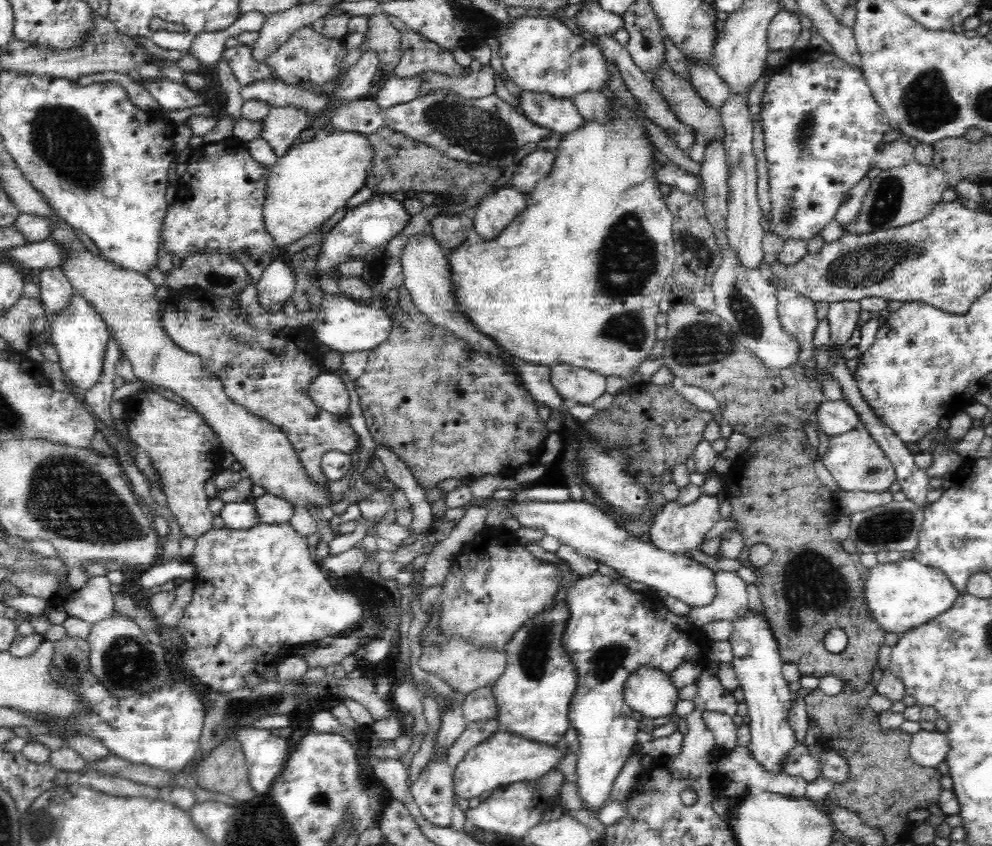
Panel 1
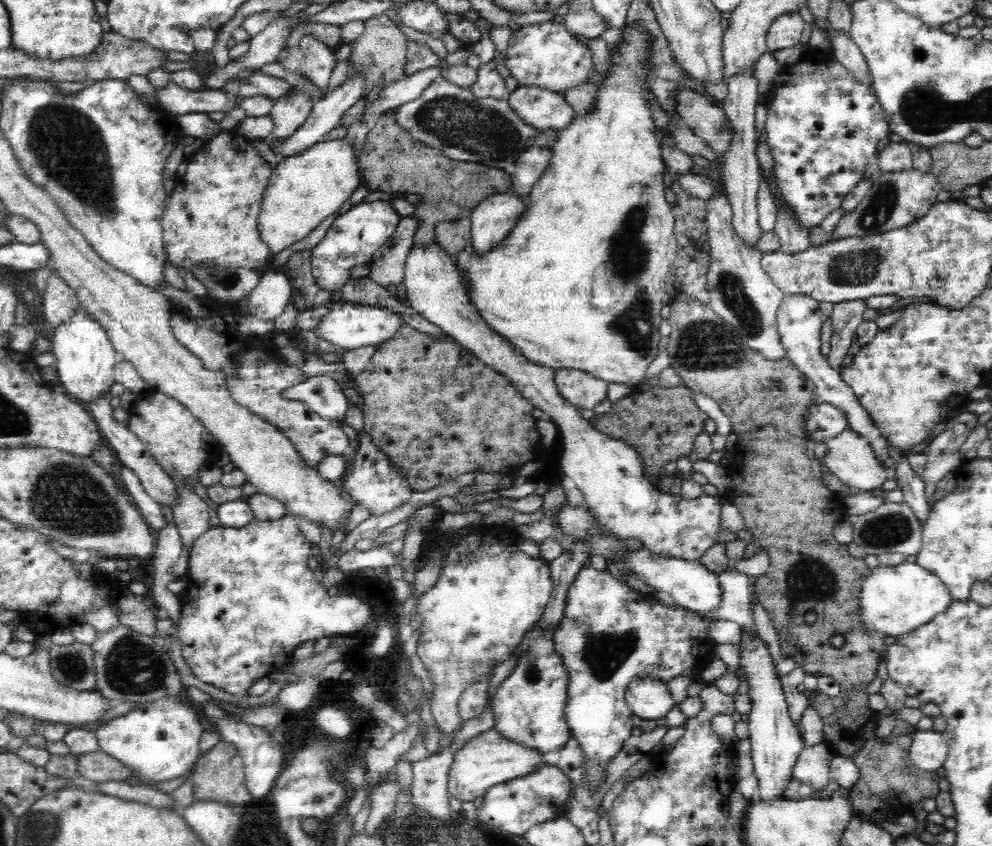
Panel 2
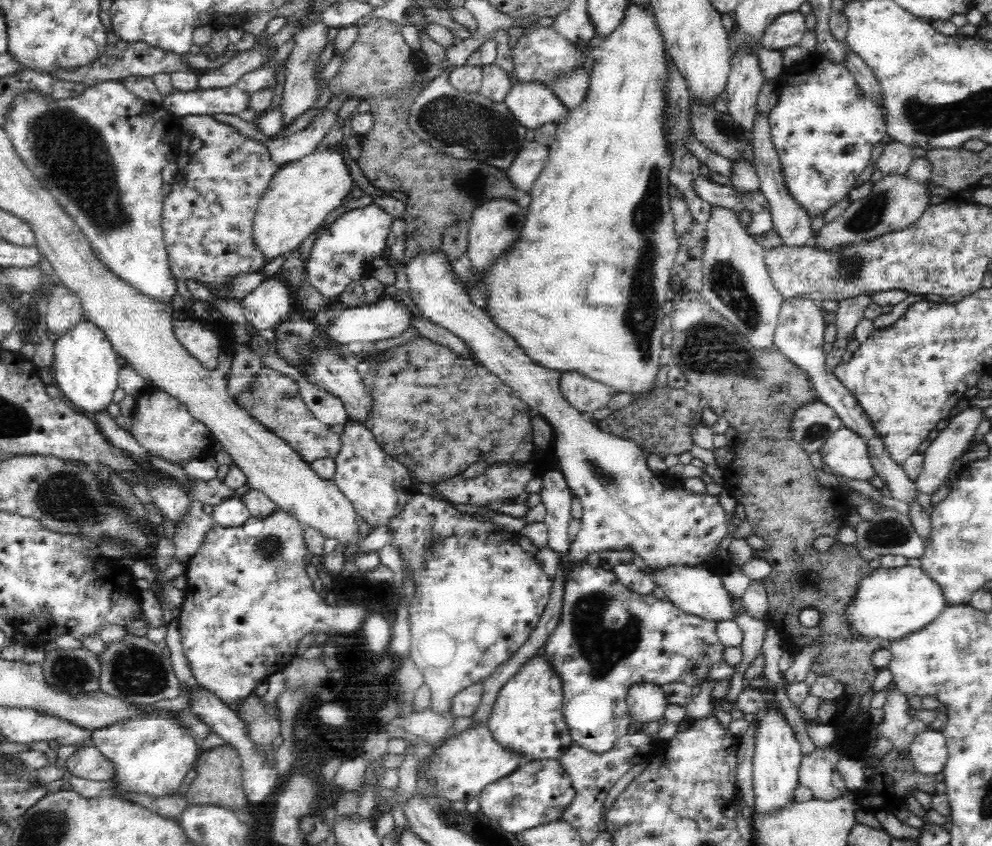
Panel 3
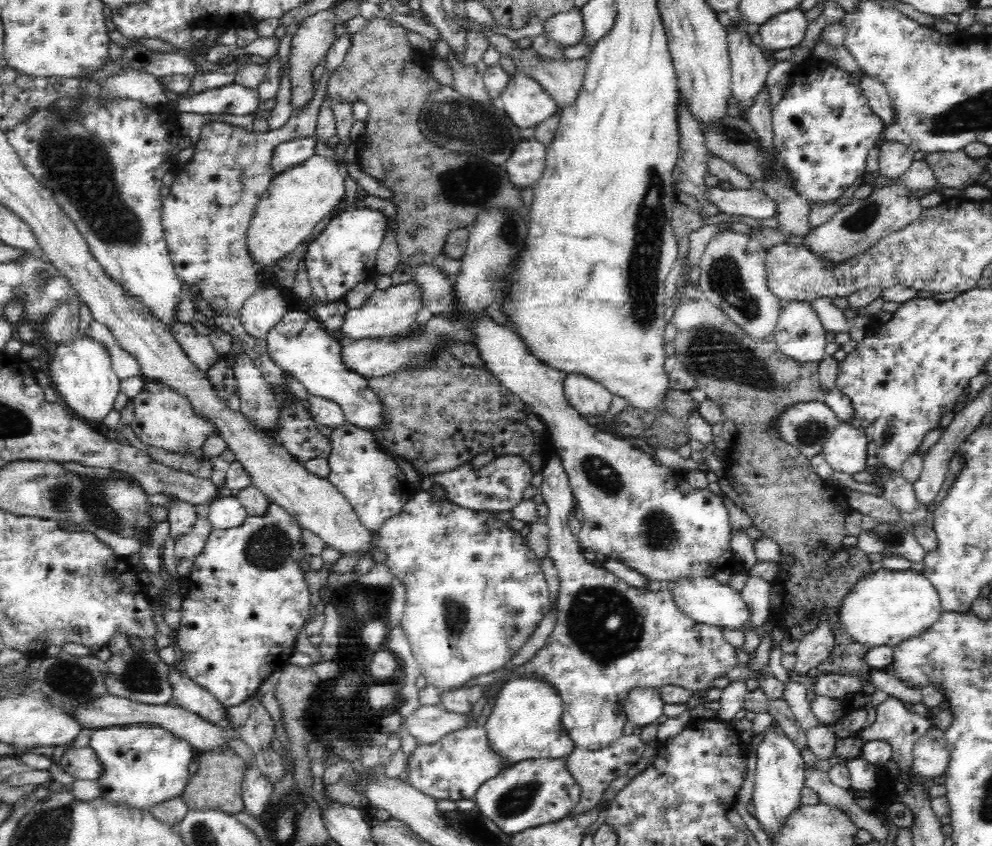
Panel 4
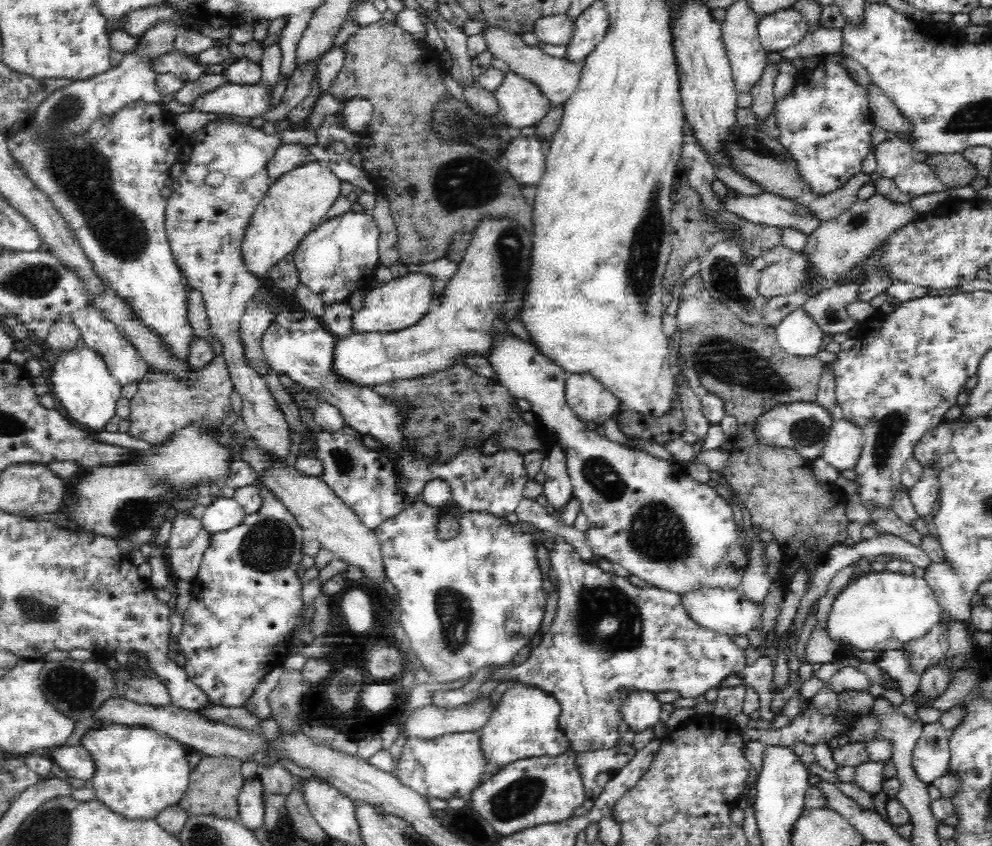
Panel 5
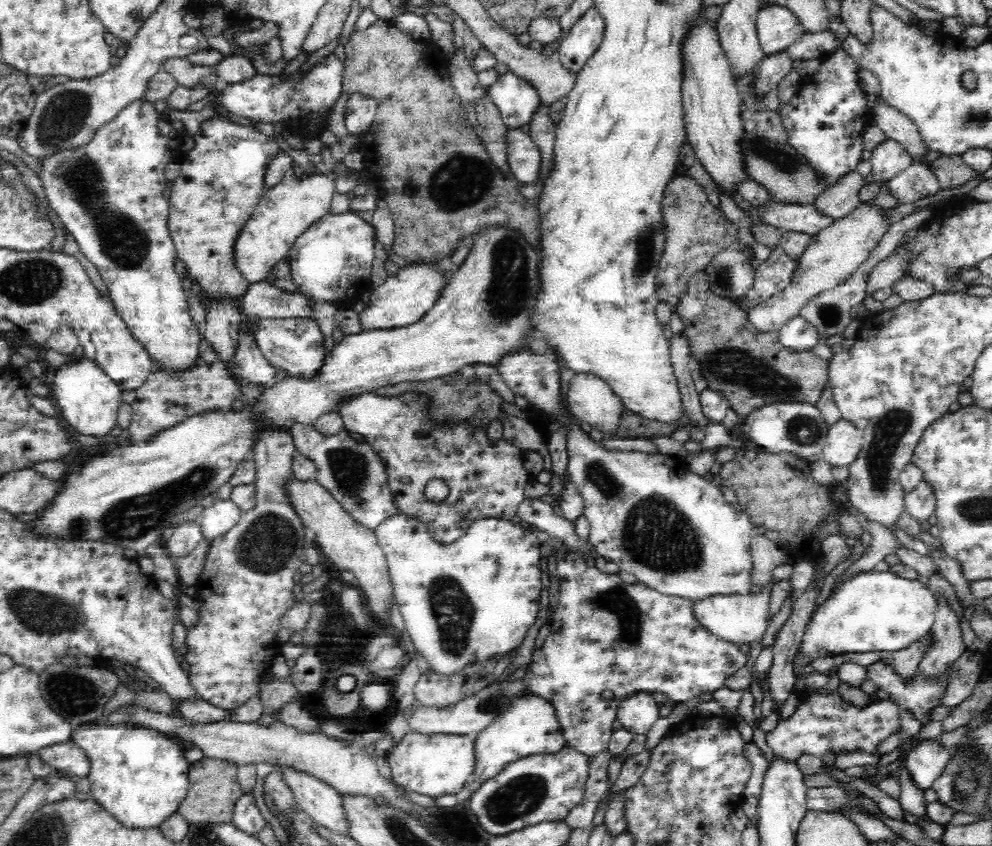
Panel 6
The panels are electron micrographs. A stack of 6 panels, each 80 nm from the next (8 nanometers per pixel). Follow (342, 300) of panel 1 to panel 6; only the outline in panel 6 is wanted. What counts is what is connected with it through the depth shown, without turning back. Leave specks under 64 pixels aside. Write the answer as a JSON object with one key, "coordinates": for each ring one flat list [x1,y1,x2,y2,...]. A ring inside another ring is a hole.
{"coordinates":[[434,262,410,263,400,268,396,274,388,275,382,285,373,288,369,306,358,314,364,330,400,328,414,324,433,307,447,284,445,279,446,274]]}

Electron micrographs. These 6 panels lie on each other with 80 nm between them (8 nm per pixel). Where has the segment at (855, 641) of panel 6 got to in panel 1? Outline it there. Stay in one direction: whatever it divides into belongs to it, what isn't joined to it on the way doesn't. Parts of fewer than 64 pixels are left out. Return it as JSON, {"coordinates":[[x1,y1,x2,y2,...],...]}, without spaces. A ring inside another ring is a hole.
{"coordinates":[[902,559,896,563,878,563,869,569,864,582,864,603,871,617,886,633,901,635,930,622,955,603,959,592,939,568,928,567,918,560]]}

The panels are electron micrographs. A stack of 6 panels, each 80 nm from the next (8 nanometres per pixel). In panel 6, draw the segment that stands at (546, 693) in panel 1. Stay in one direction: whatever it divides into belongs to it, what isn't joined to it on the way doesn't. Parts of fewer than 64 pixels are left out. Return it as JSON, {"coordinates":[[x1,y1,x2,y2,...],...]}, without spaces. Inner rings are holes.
{"coordinates":[[531,692,516,696,504,712,500,712,482,732,474,736,474,740,475,764,471,776,468,776,462,790,457,793,459,800,469,799,484,781,495,777,511,762,540,752,552,754,565,745,552,703]]}

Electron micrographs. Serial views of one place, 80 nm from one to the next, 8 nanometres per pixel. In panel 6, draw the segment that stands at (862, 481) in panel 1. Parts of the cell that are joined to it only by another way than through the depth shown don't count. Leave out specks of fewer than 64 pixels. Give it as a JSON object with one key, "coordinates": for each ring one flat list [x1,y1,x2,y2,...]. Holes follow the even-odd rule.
{"coordinates":[[838,420,829,427,823,449,824,458,832,467,847,467,858,457,862,444,863,433,859,428,848,420]]}

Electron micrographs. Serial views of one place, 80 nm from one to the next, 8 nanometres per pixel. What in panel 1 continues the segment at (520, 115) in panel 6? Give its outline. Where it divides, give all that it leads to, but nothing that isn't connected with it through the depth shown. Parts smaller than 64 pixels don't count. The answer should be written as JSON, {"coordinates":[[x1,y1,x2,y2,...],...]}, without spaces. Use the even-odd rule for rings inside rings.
{"coordinates":[[522,91,516,96,516,108,526,119,556,134,572,132,584,124,584,117,574,108,571,99,557,99,544,92]]}

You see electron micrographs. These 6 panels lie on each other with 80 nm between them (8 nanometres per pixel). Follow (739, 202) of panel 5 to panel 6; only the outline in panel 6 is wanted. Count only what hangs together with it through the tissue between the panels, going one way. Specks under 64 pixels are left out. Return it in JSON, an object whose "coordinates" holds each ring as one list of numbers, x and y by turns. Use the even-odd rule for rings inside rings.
{"coordinates":[[770,201,768,208,757,209,764,223,792,232,802,232,811,237,835,221,834,218,821,214,818,208,802,204,790,205]]}

